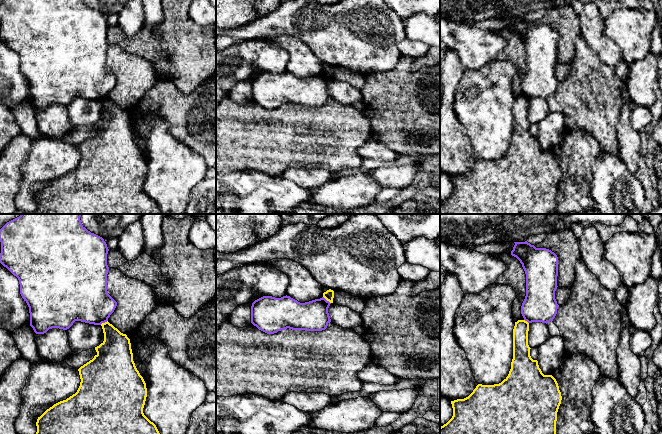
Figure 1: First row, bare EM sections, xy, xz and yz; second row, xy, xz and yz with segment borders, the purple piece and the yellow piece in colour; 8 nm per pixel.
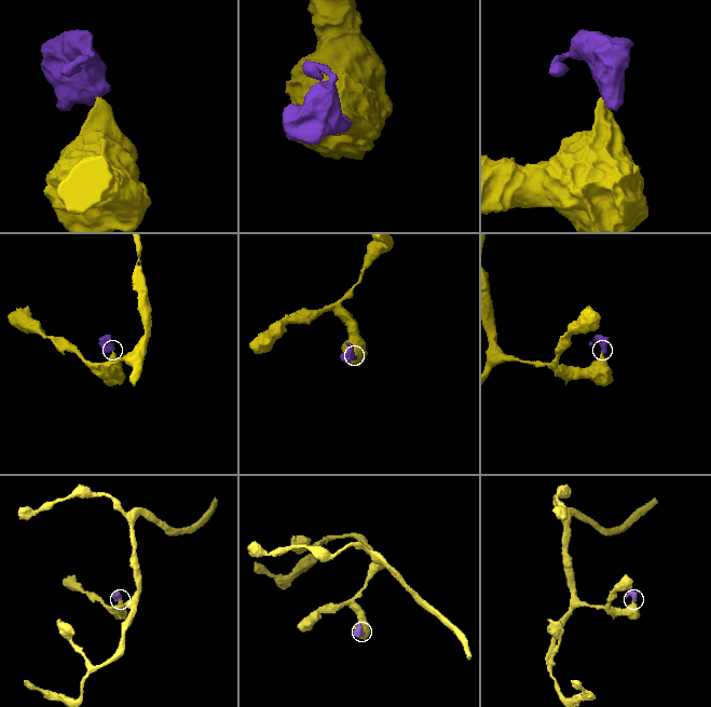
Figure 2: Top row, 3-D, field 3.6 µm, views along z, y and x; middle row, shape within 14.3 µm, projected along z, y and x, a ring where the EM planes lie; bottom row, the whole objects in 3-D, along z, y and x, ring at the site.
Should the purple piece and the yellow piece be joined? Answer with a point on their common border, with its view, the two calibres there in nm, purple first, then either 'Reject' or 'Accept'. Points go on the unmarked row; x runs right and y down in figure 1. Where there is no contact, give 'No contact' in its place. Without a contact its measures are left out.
Touches purple at xz (326, 76). Thickness 240 nm (purple) against 80 nm. Reject

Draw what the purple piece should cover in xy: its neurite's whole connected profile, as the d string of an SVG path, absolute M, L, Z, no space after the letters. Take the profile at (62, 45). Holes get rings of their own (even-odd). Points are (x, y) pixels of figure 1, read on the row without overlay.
M5 0L0 5L0 18L0 39L18 54L20 70L29 83L30 102L36 110L44 110L52 104L67 106L75 97L94 101L101 101L108 97L108 94L117 82L117 78L108 70L107 67L107 50L109 47L109 43L107 41L107 30L109 25L102 13L91 9L82 0Z

